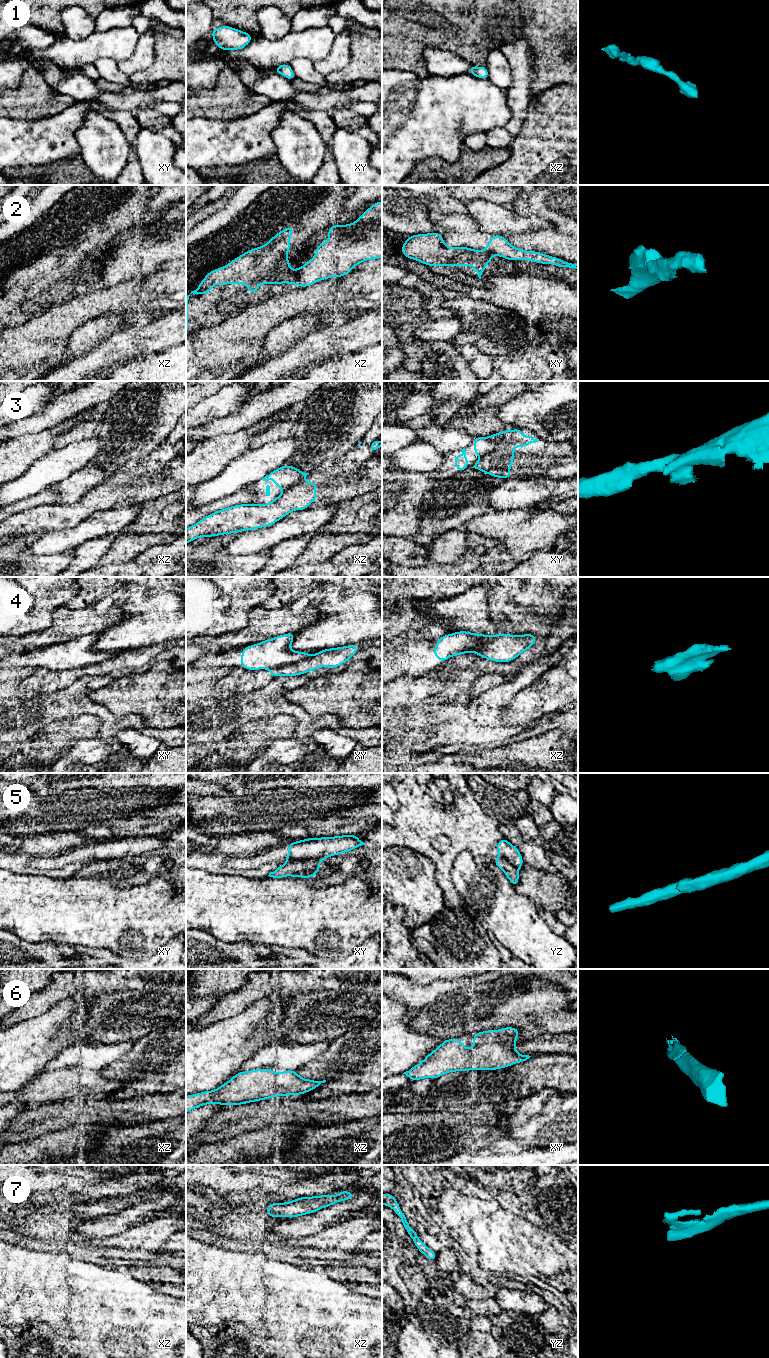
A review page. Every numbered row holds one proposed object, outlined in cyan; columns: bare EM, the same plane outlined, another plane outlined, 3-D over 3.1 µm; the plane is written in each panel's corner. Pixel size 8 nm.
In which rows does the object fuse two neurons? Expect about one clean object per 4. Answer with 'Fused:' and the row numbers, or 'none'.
Fused: 2, 3, 4, 5

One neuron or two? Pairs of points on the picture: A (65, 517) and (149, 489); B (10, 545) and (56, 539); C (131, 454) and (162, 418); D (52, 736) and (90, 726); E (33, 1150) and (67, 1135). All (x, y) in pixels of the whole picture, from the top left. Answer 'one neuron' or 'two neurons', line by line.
A: one neuron
B: two neurons
C: one neuron
D: one neuron
E: one neuron

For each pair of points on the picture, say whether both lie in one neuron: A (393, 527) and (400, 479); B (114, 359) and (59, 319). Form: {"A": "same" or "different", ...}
{"A": "same", "B": "different"}

